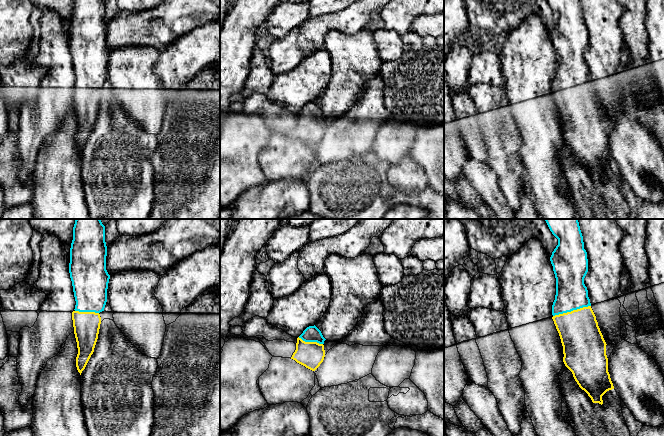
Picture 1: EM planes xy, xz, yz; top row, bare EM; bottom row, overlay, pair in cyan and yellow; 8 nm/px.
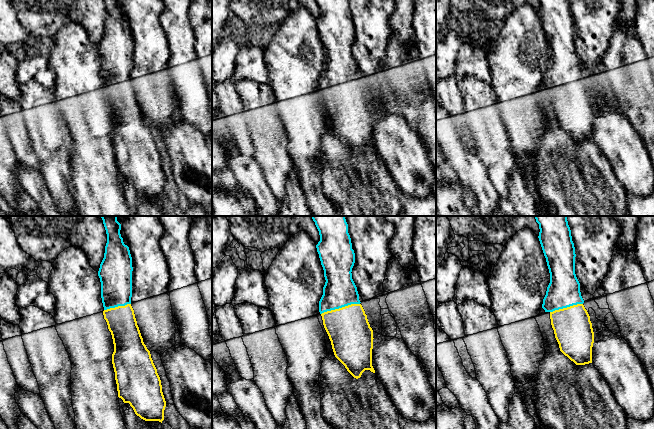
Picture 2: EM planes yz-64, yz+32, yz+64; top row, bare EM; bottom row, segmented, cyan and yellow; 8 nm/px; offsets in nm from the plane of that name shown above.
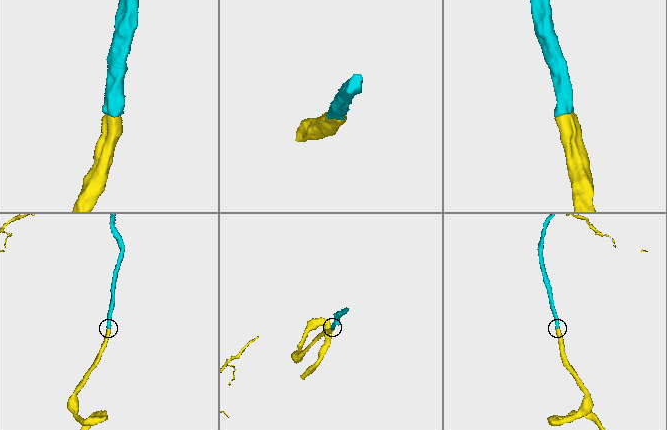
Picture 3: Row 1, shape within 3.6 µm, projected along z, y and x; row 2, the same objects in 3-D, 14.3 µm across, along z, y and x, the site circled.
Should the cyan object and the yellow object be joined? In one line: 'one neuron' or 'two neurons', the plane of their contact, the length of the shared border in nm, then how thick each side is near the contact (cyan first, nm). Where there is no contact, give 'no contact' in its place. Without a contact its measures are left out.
one neuron; contact in yz; length 320 nm; calibres 260 and 320 nm

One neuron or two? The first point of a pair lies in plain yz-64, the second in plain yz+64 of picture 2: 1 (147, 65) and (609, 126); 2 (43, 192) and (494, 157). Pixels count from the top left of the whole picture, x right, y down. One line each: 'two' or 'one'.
1: two
2: two

